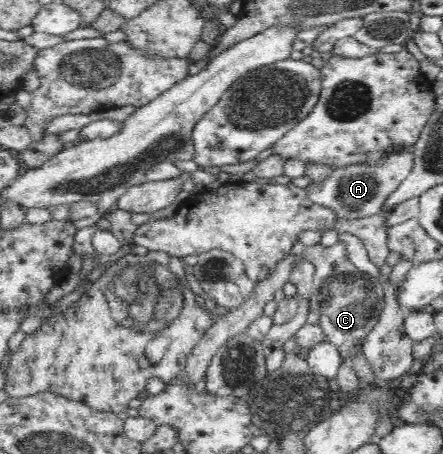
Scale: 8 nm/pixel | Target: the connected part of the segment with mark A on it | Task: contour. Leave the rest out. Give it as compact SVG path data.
M416 144L403 148L400 152L390 153L376 164L352 164L346 167L332 168L330 175L316 183L311 181L306 192L313 203L328 206L342 219L364 219L381 213L387 199L398 190L398 186L410 175L414 163Z

